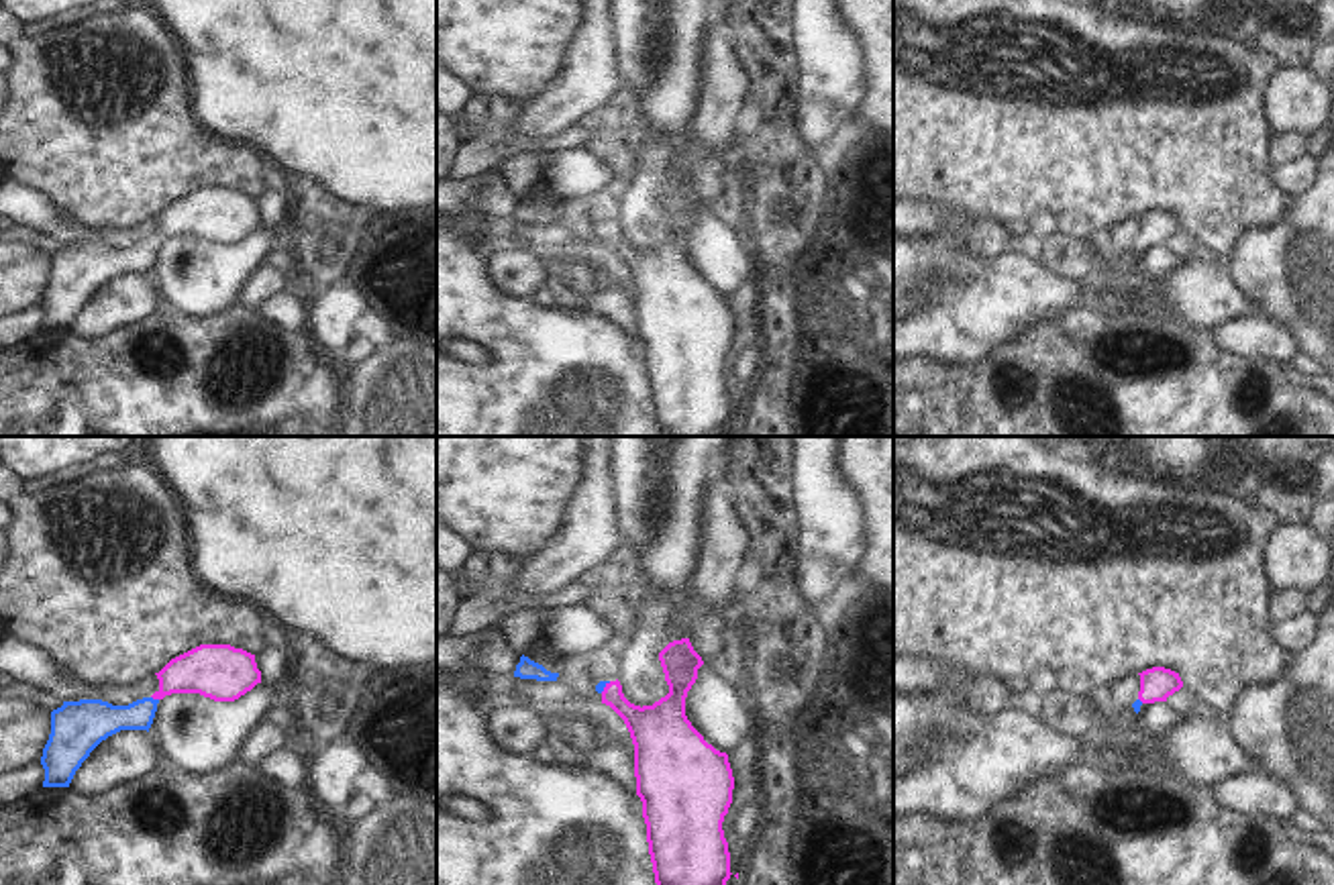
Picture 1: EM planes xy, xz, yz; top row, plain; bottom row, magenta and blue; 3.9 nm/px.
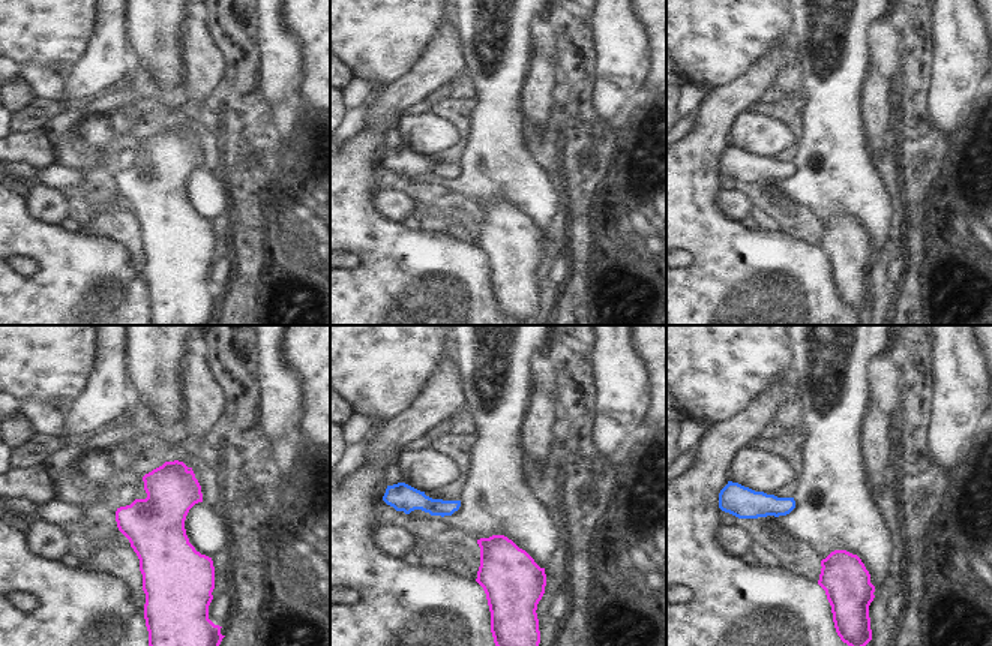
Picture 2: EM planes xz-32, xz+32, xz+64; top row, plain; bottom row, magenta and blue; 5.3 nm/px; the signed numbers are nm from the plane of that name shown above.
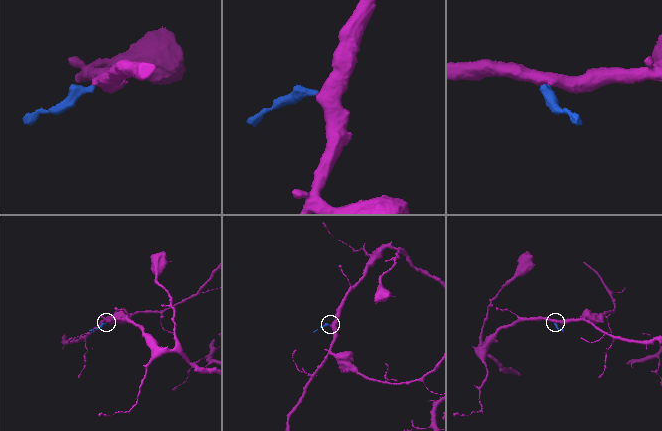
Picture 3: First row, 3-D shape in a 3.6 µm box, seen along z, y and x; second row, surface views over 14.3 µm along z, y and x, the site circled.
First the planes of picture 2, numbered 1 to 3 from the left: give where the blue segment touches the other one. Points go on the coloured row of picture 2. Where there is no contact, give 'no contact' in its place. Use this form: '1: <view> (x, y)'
1: no contact
2: no contact
3: no contact

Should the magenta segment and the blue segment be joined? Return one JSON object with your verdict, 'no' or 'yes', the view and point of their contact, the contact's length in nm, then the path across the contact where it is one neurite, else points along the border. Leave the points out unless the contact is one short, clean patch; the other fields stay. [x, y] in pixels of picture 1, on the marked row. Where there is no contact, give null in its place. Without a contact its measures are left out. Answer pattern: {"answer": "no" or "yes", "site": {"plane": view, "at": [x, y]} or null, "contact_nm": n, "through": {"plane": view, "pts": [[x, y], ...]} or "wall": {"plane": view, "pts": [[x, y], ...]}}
{"answer": "yes", "site": {"plane": "xy", "at": [156, 698]}, "contact_nm": 40, "through": {"plane": "xy", "pts": [[209, 669], [178, 675], [156, 698], [137, 716], [96, 720]]}}

